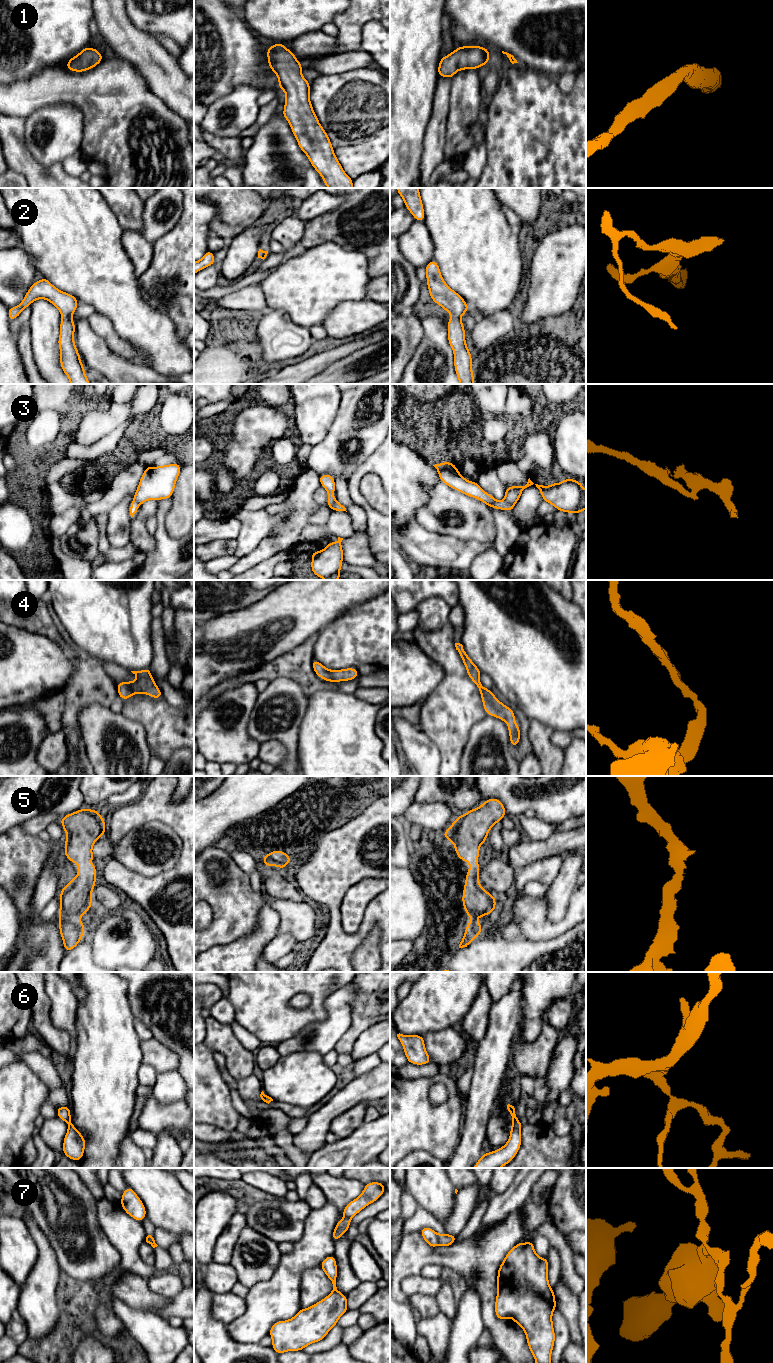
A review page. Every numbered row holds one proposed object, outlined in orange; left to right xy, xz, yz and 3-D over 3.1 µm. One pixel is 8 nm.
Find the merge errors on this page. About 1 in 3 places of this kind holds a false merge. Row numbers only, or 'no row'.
3, 6, 7

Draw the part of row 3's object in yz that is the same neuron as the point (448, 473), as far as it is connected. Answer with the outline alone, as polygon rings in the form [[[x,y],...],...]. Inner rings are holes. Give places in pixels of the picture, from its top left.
[[[446,461],[433,466],[437,469],[440,480],[452,489],[467,496],[476,498],[484,502],[488,507],[505,511],[509,510],[510,512],[513,512],[513,505],[506,502],[505,500],[499,502],[492,495],[483,491],[478,482],[472,482],[465,479],[460,474],[454,463]]]

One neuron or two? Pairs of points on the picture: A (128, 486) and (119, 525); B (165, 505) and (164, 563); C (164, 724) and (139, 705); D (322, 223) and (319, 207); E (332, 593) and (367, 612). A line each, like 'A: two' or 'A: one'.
A: two
B: one
C: one
D: two
E: two

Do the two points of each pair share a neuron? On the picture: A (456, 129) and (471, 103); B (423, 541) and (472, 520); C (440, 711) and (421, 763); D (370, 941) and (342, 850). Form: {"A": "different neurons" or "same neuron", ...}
{"A": "same neuron", "B": "different neurons", "C": "different neurons", "D": "different neurons"}

